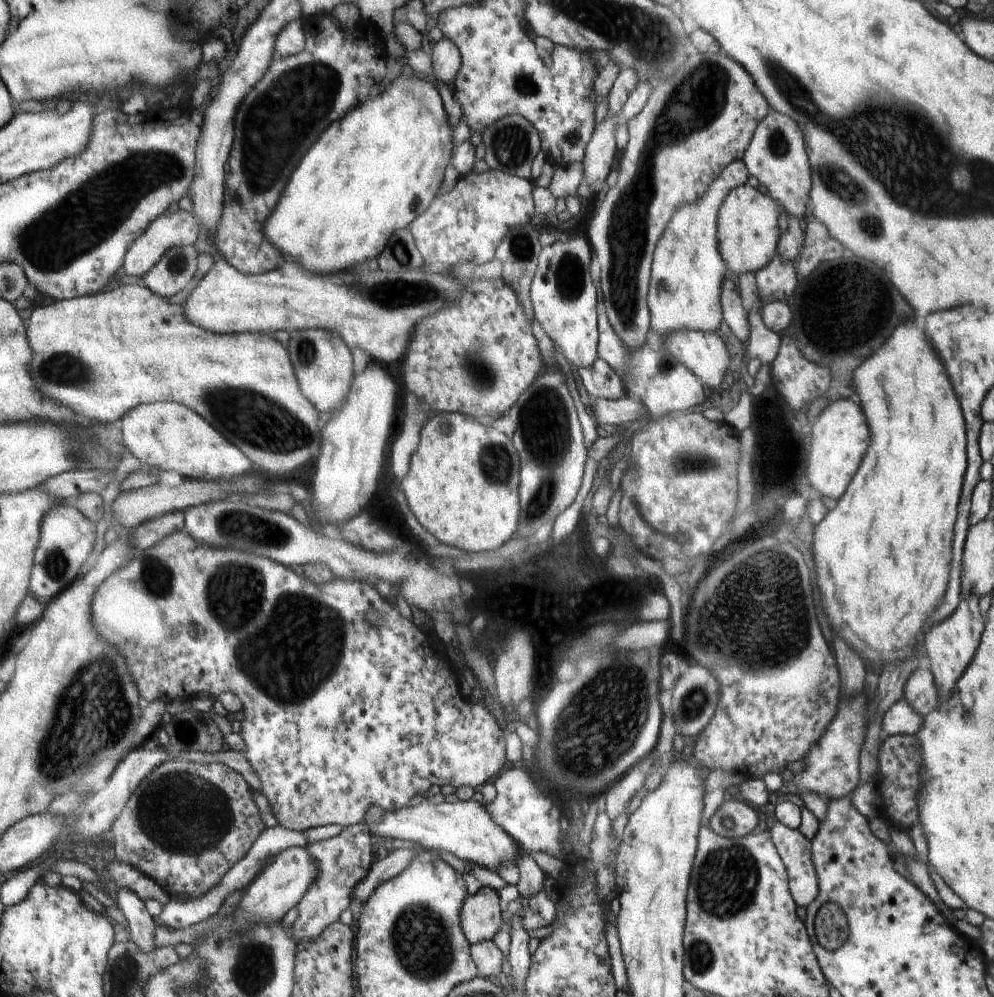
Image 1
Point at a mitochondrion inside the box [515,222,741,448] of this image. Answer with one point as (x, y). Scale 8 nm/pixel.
(570, 288)

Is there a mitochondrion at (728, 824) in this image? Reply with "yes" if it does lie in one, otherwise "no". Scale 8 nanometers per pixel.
yes

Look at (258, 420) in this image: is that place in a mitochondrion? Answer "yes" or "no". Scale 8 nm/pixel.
yes

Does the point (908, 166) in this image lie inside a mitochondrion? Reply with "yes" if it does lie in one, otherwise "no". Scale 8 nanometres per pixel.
yes

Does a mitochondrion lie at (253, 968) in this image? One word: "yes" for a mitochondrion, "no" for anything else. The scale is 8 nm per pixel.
yes

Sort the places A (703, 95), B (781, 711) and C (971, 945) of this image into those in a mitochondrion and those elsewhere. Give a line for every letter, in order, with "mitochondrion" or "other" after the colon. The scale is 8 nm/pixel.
A: mitochondrion
B: other
C: other

